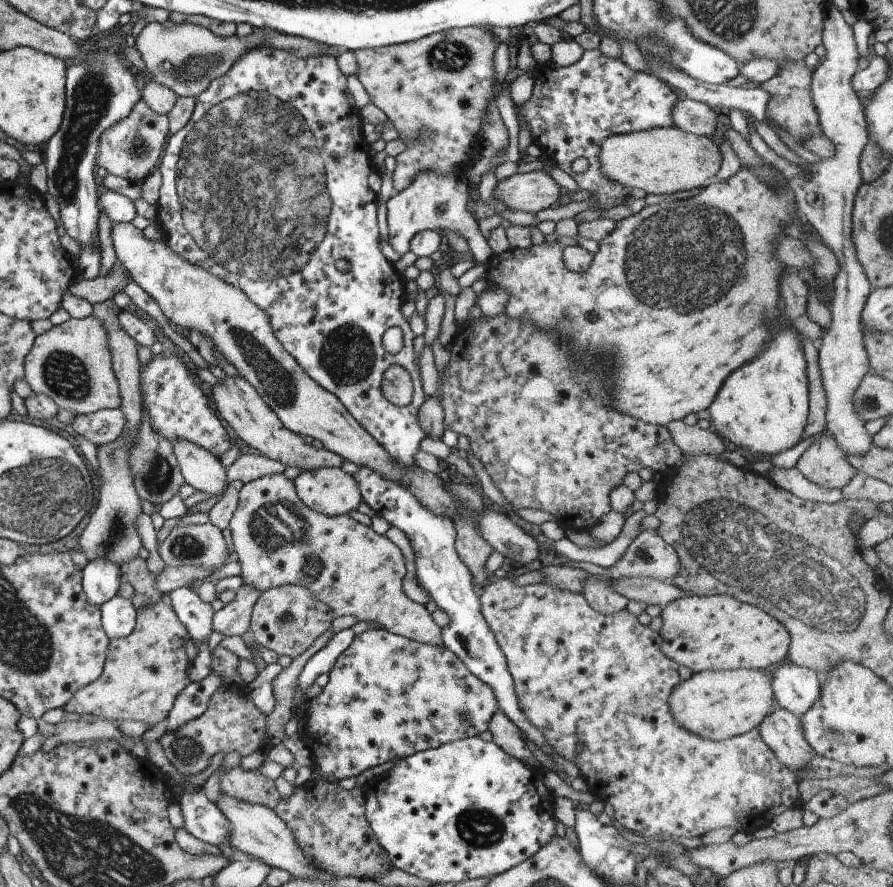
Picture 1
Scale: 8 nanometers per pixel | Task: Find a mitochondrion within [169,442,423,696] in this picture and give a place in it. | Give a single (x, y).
(275, 528)

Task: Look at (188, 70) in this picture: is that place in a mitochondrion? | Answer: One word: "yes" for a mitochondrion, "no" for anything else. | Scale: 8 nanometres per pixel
yes

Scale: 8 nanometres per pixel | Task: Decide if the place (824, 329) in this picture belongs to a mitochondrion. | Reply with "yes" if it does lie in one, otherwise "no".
no

